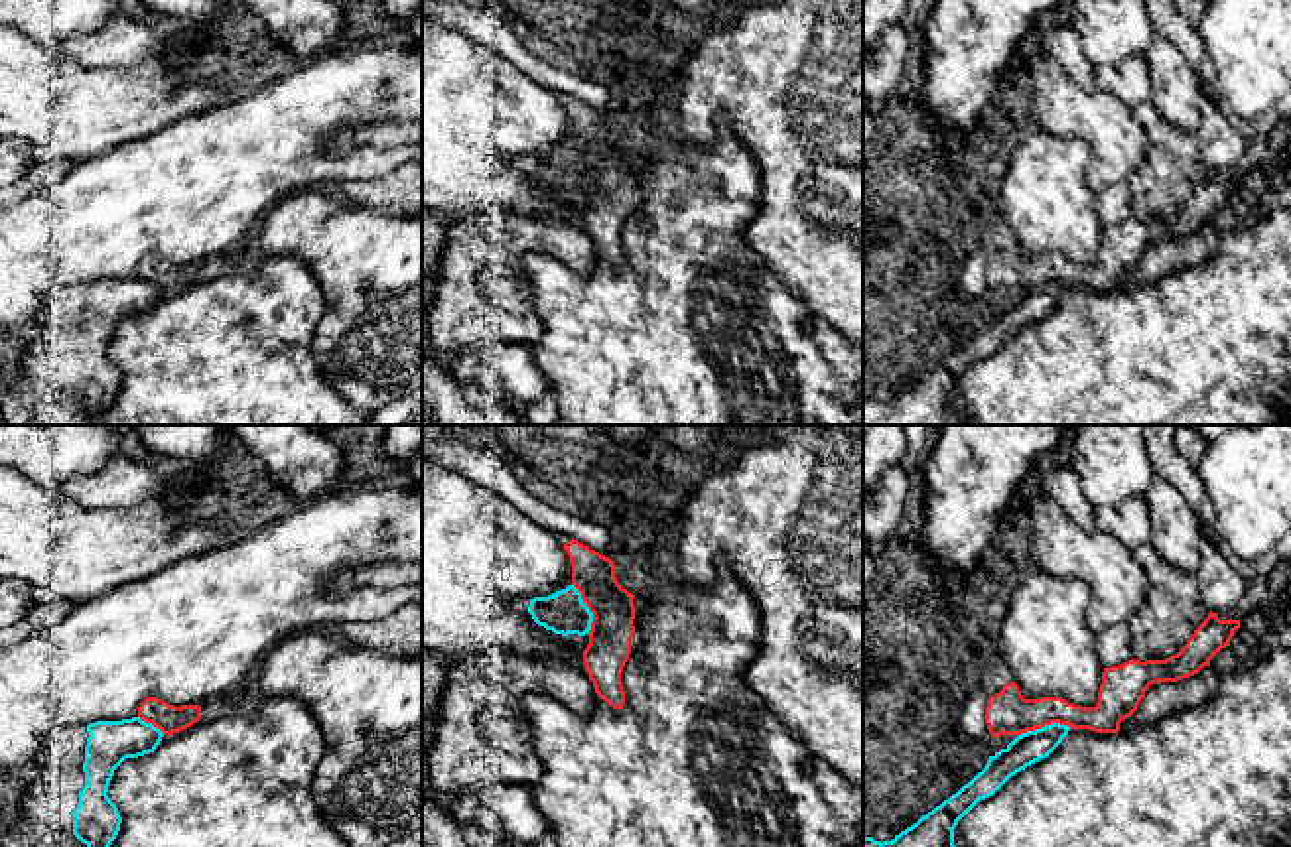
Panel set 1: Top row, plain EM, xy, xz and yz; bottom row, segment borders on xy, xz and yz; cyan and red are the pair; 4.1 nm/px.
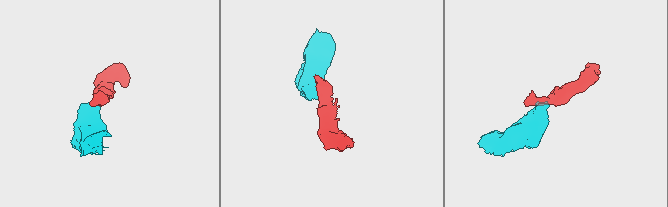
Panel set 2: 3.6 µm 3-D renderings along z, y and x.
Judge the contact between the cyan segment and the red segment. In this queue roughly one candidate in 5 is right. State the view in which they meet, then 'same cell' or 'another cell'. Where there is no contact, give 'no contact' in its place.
yz | another cell

